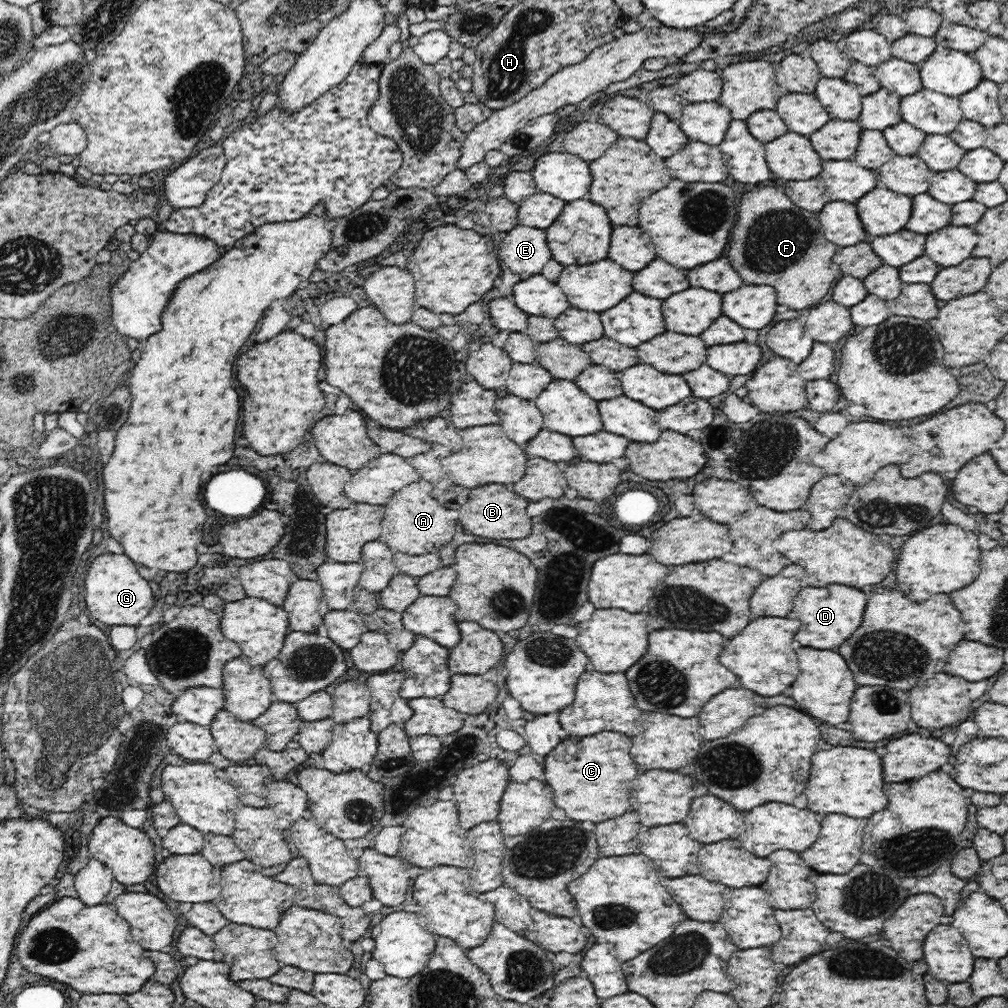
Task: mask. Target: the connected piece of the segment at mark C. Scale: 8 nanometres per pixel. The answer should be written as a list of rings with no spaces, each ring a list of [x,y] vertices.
[[[618,732],[568,736],[544,759],[544,782],[552,787],[553,802],[578,822],[595,822],[616,818],[630,810],[626,784],[638,776],[638,766],[630,756],[630,738]]]

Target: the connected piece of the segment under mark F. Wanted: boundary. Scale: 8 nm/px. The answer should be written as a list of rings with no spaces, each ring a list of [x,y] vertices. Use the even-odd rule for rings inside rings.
[[[764,186],[742,194],[726,258],[746,284],[776,286],[778,302],[800,310],[818,304],[838,280],[841,270],[833,260],[838,249],[823,235],[817,213],[798,208],[786,194]]]

